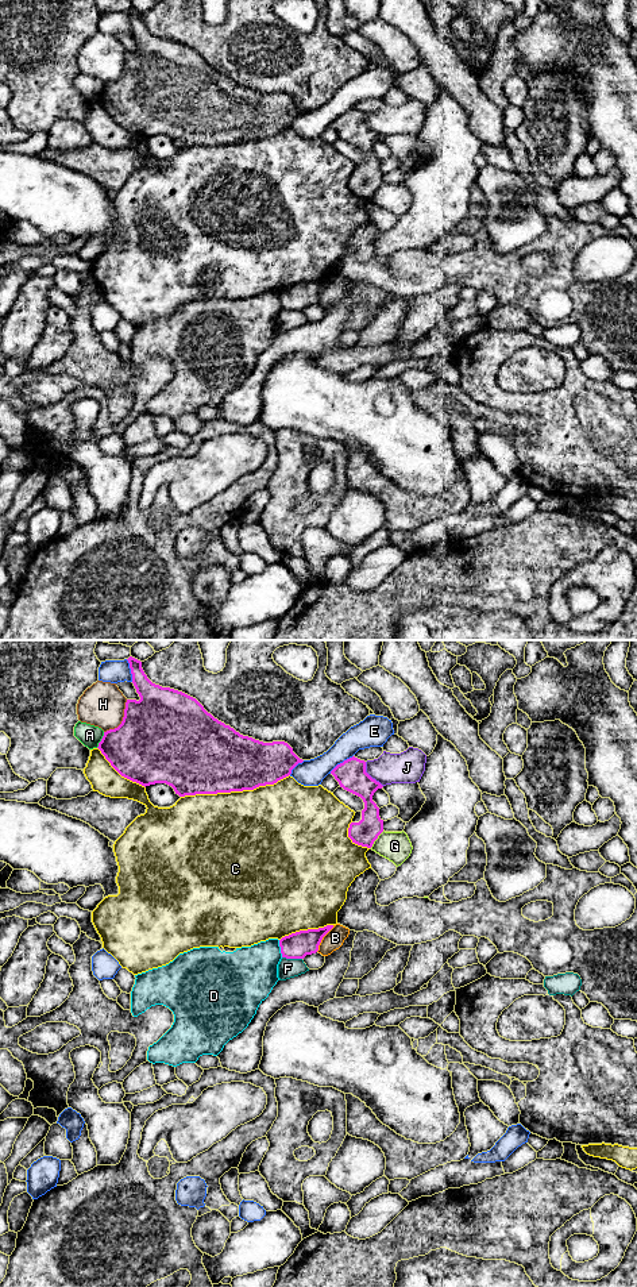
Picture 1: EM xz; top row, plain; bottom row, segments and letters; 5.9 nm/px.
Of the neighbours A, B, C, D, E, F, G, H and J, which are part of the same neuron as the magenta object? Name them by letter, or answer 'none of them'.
none of them

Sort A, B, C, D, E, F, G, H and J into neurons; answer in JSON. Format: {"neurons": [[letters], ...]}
{"neurons": [["A"], ["B"], ["C"], ["D"], ["E", "F"], ["G"], ["H", "J"]]}

